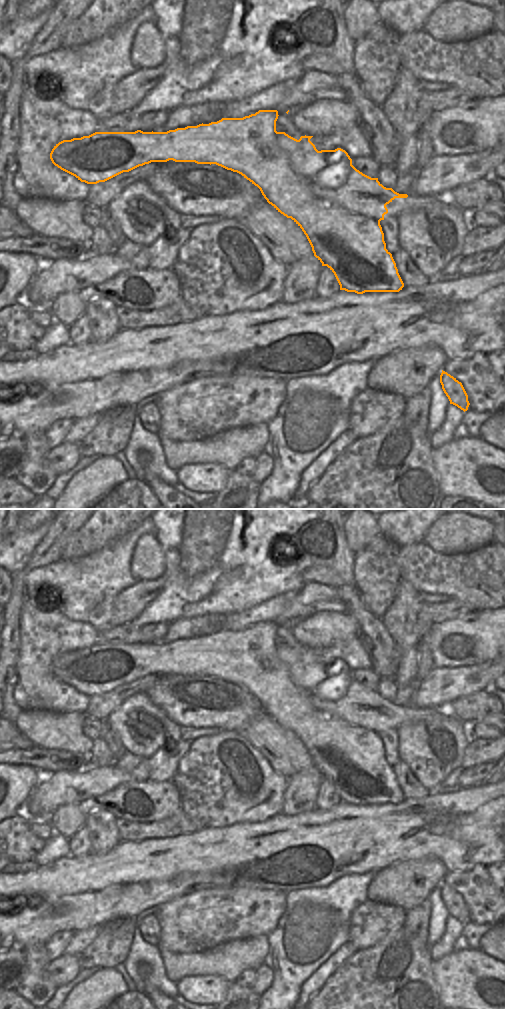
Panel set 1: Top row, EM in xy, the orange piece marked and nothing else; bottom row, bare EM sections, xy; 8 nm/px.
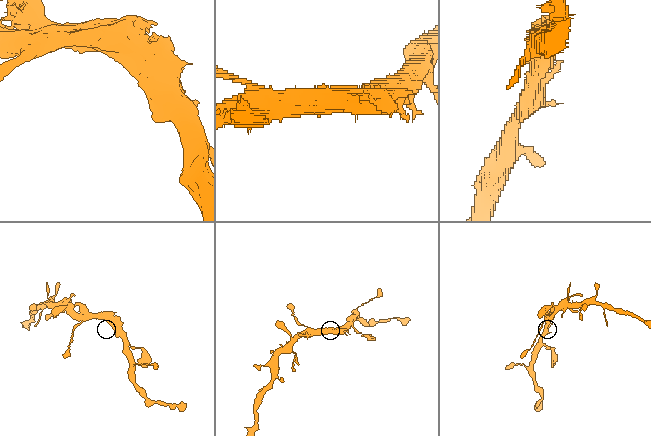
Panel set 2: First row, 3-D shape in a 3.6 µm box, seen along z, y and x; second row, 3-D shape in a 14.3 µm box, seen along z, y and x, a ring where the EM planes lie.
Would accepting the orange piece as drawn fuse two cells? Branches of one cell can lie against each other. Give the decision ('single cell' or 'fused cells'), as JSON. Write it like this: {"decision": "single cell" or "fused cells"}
{"decision": "single cell"}

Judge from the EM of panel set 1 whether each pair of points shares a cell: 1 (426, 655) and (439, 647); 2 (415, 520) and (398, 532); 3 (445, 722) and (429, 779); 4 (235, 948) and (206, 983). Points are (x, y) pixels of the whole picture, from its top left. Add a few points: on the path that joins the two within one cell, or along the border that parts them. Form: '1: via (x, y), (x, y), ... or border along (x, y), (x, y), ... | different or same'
1: border along (427, 633), (427, 644), (435, 666) | different
2: via (411, 523), (402, 528) | same
3: via (455, 738), (457, 741), (457, 756), (445, 766) | same
4: border along (188, 975), (220, 975), (229, 982) | different

